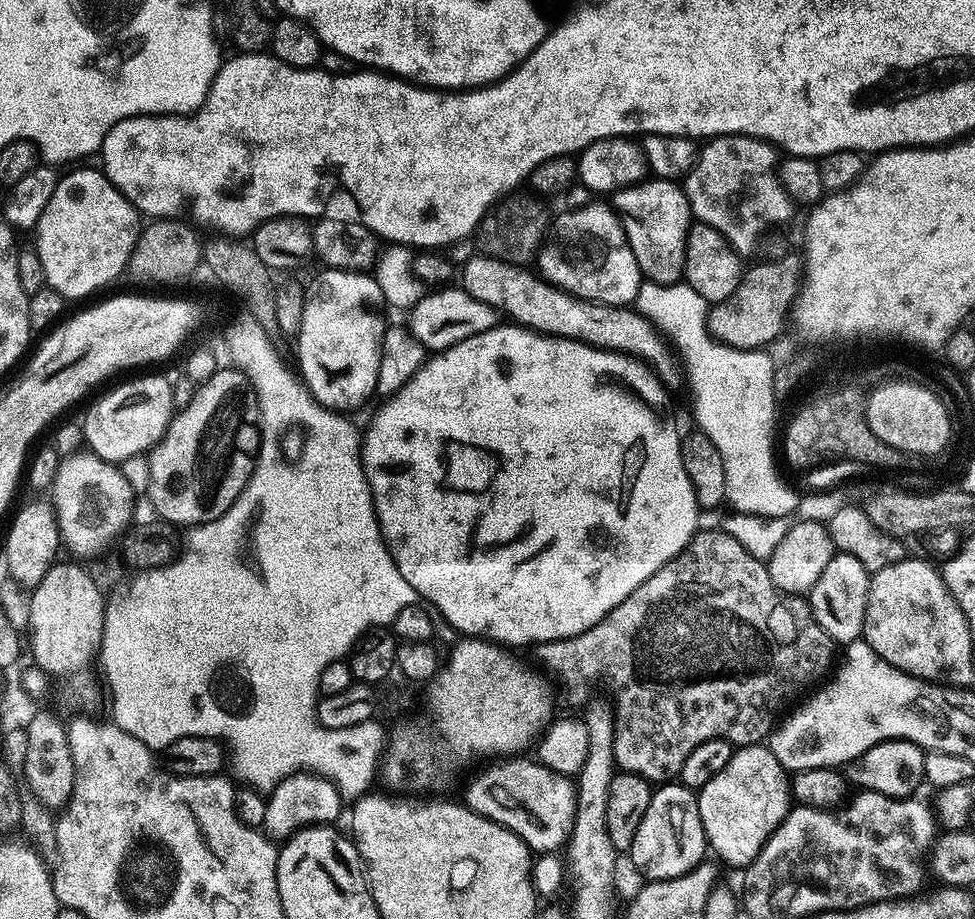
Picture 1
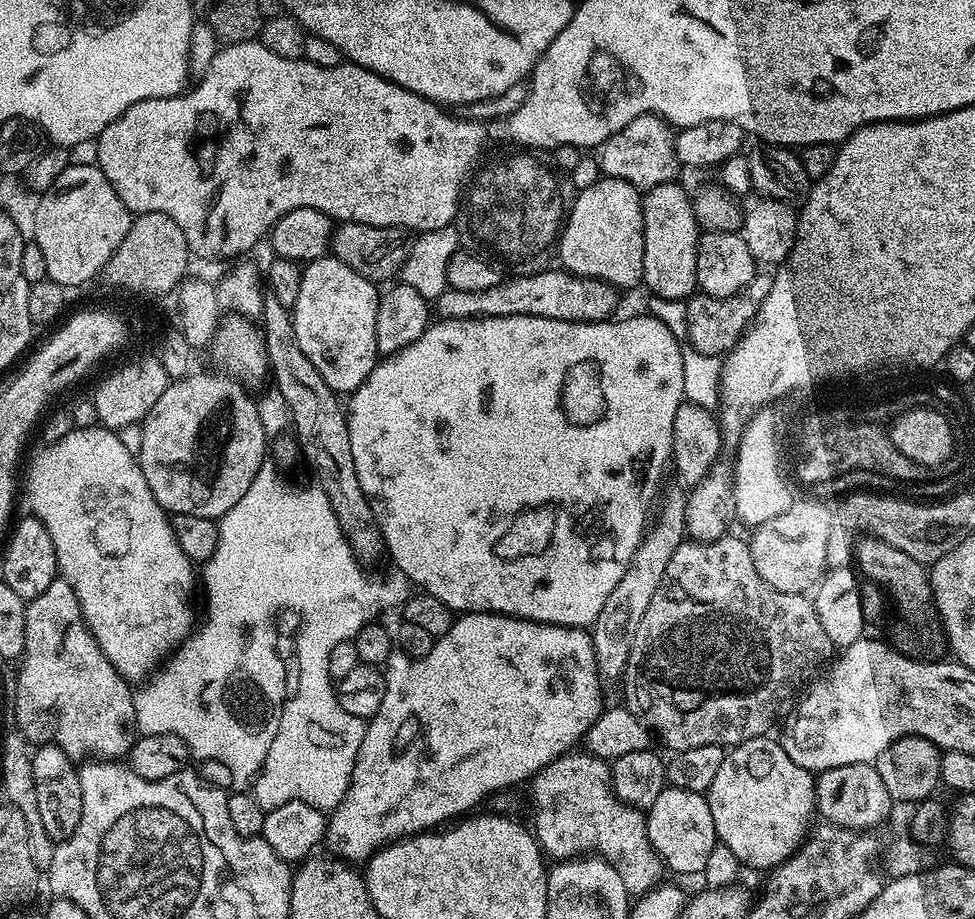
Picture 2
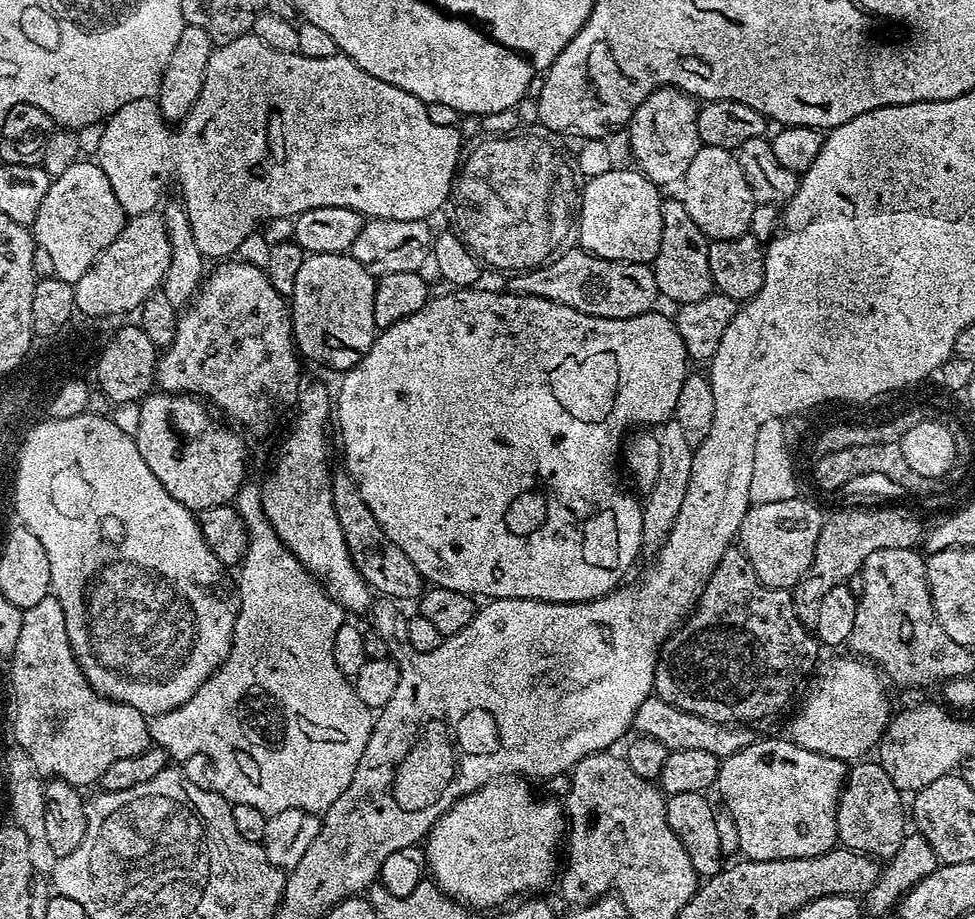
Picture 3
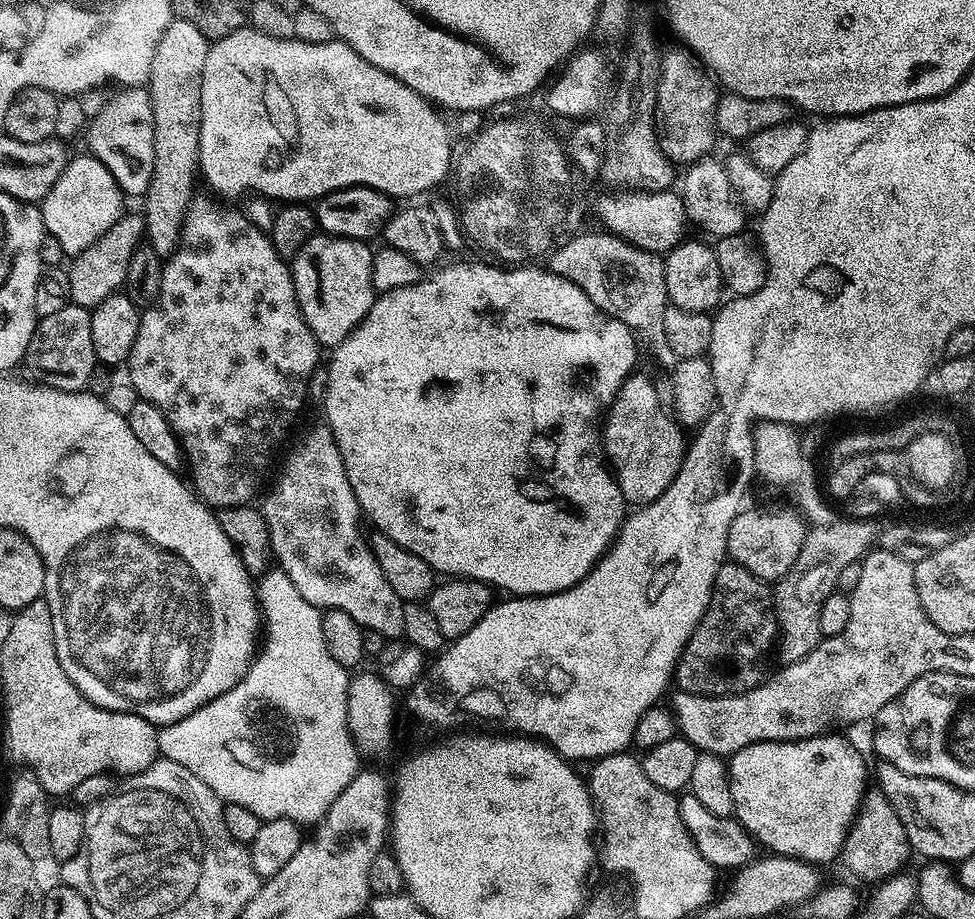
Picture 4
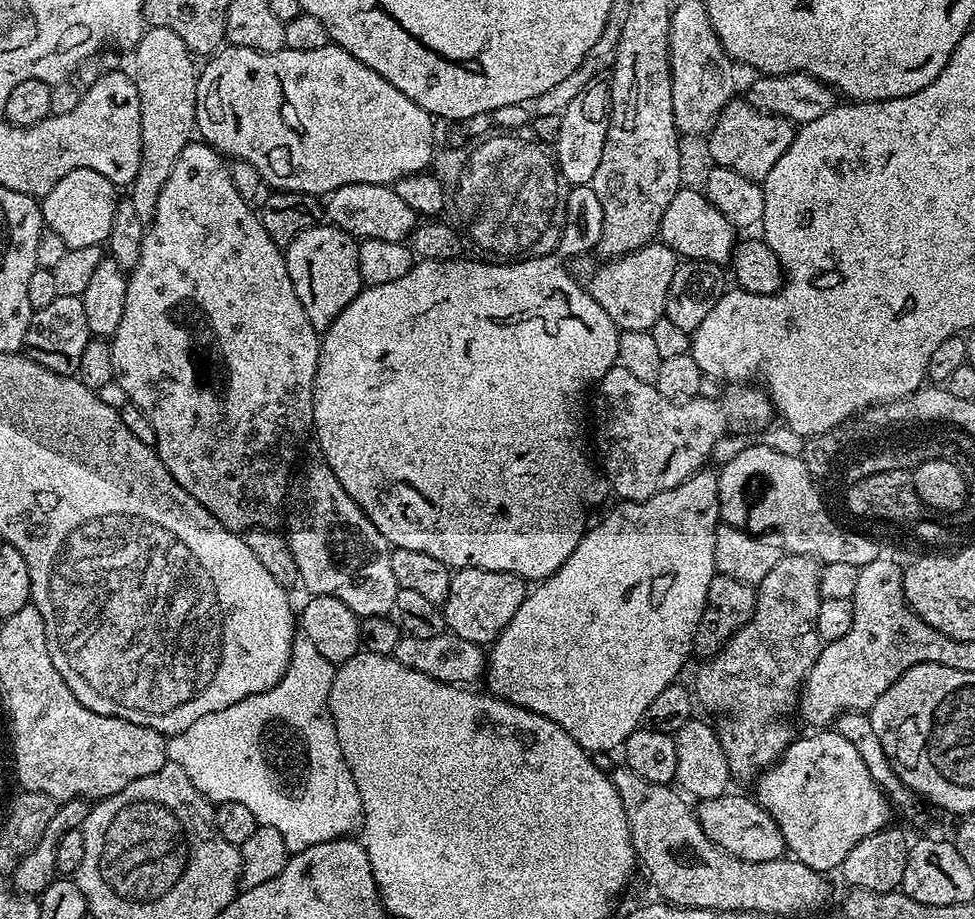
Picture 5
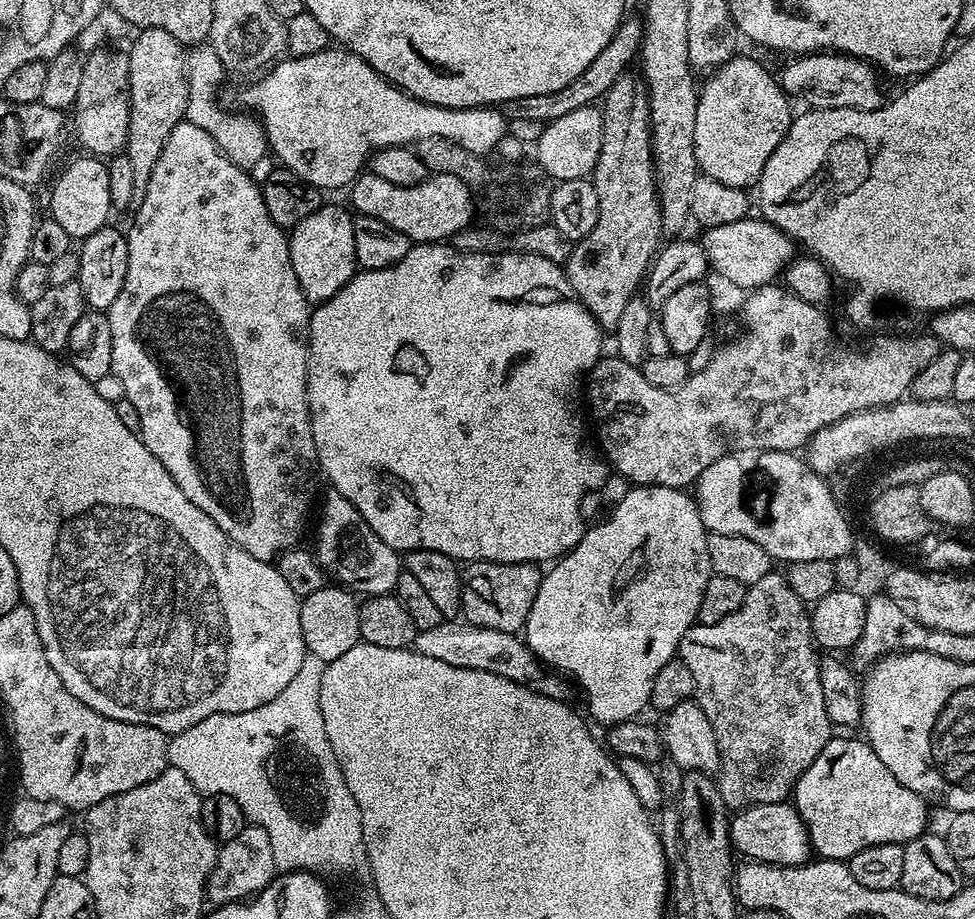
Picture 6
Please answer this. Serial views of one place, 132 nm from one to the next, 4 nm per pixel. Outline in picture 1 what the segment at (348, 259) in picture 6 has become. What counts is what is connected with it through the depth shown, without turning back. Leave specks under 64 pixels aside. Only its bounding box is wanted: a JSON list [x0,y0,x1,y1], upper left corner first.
[294,268,386,414]

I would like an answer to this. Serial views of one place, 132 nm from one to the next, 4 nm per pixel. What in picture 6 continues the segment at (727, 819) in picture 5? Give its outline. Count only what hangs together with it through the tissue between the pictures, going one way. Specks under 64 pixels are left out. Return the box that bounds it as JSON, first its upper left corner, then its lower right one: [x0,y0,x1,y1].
[730,802,814,868]

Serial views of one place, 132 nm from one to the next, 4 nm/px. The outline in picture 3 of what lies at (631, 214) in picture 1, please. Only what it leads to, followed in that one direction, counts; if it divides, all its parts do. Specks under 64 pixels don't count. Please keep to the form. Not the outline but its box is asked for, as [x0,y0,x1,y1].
[652,198,713,306]

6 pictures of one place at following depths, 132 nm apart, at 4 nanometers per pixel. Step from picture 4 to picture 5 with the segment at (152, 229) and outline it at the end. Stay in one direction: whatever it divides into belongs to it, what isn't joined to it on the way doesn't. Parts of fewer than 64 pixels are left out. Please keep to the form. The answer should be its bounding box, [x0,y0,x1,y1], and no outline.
[130,27,198,226]

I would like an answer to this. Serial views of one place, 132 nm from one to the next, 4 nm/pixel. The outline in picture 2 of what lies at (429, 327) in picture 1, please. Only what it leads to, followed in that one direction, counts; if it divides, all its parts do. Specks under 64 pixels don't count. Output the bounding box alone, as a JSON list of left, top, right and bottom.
[434,270,617,320]

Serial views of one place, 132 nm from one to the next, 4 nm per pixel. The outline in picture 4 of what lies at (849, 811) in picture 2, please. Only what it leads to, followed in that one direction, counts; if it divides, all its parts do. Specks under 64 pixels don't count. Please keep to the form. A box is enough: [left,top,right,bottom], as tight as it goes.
[842,790,910,882]

